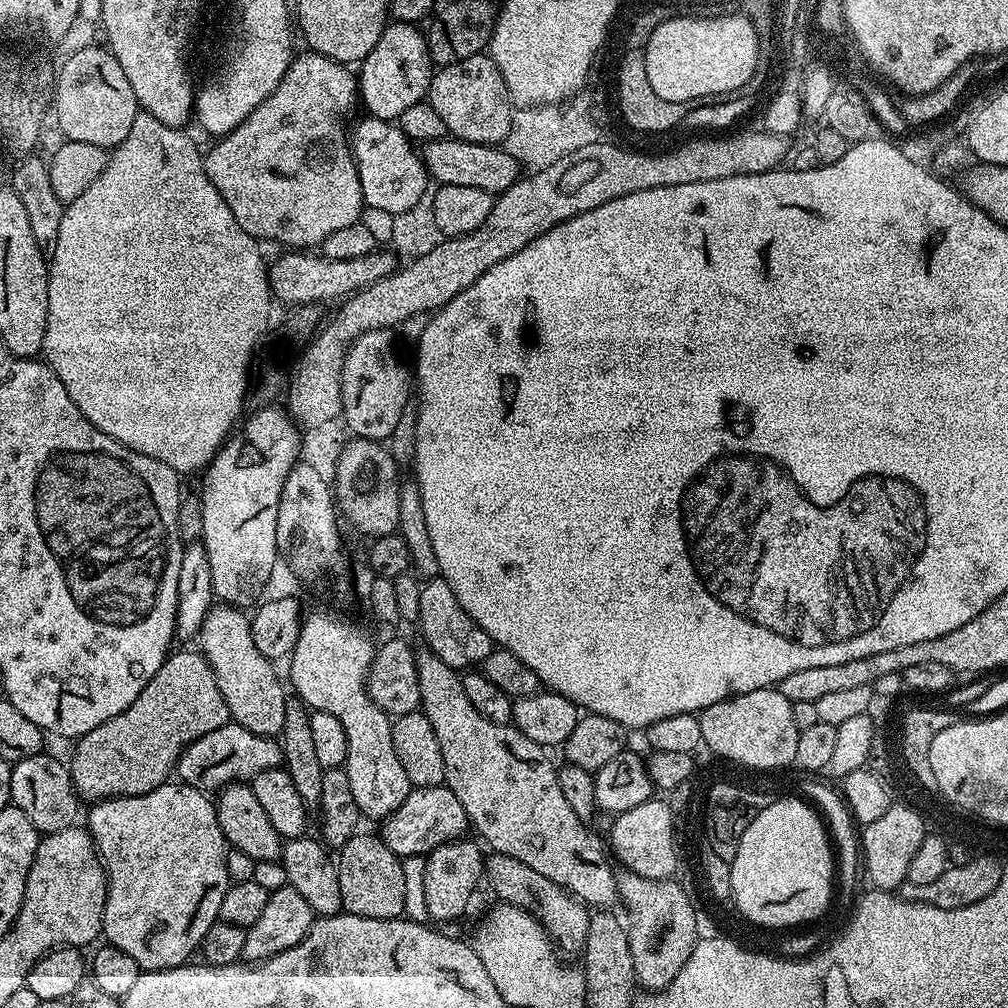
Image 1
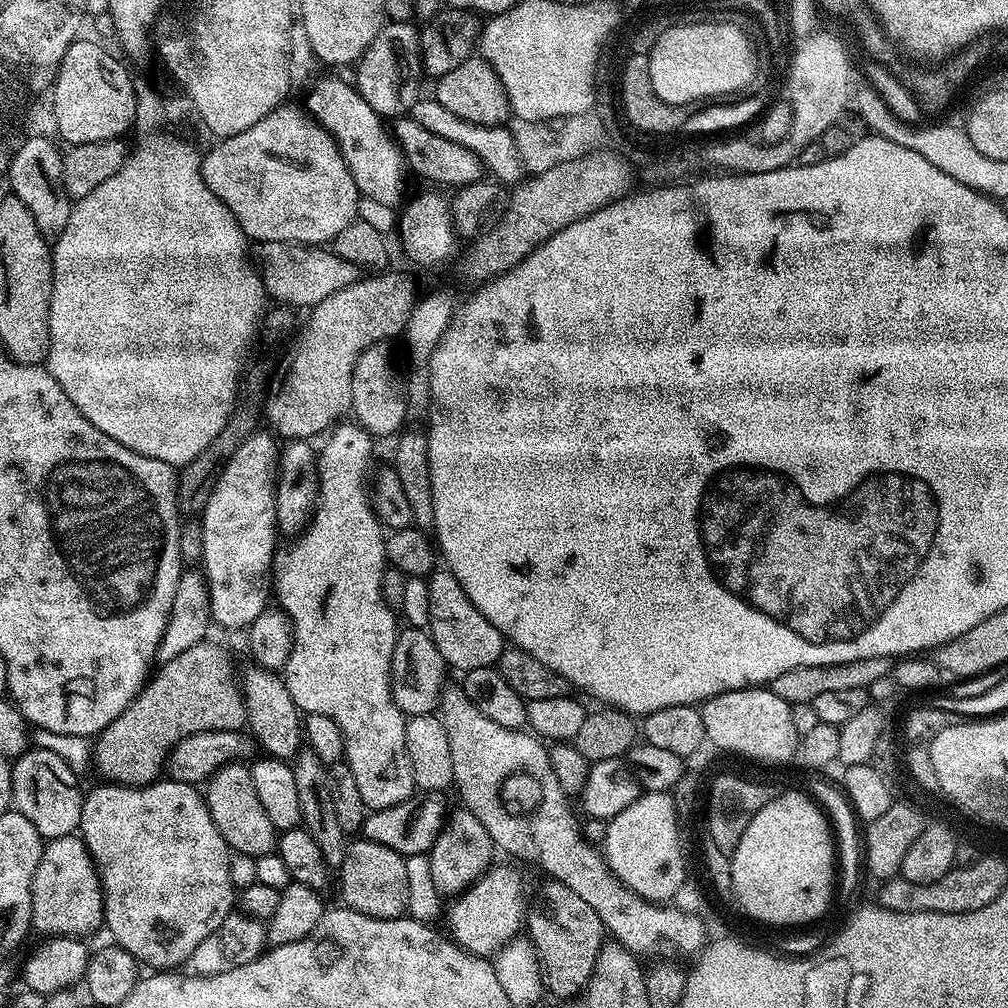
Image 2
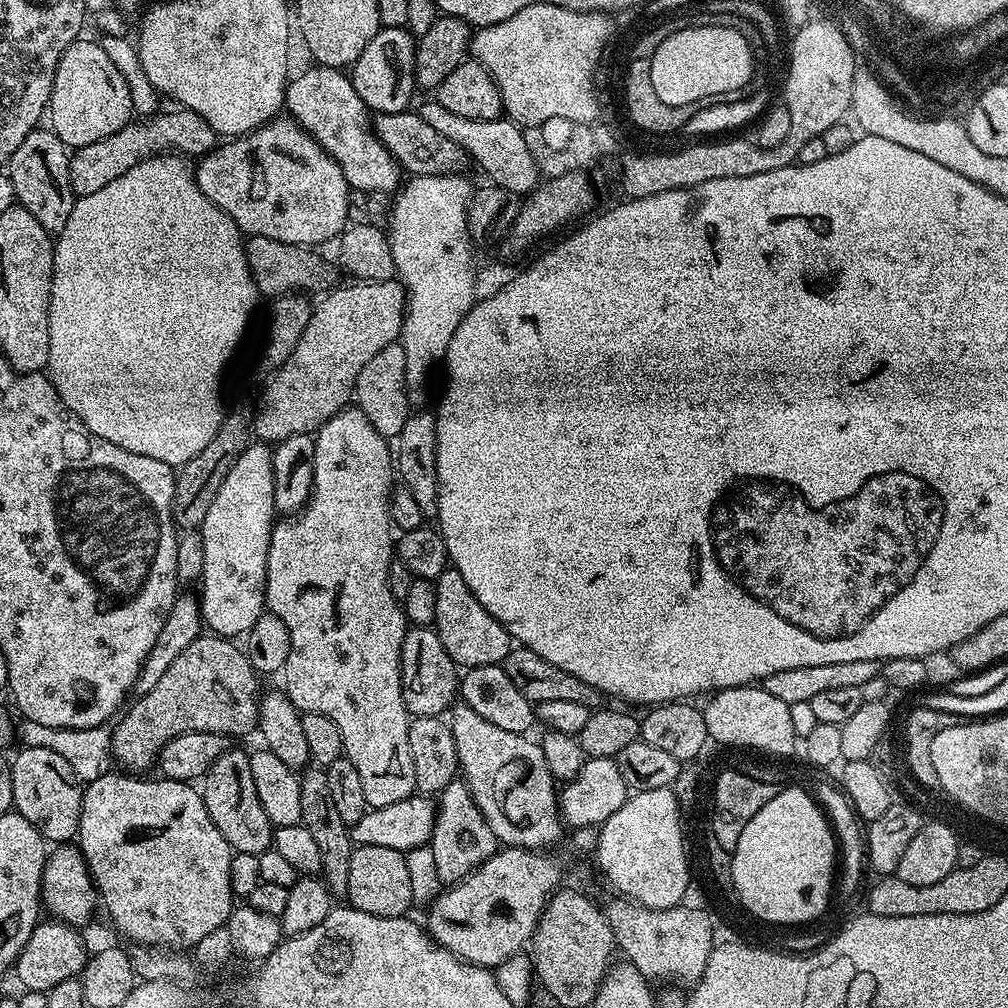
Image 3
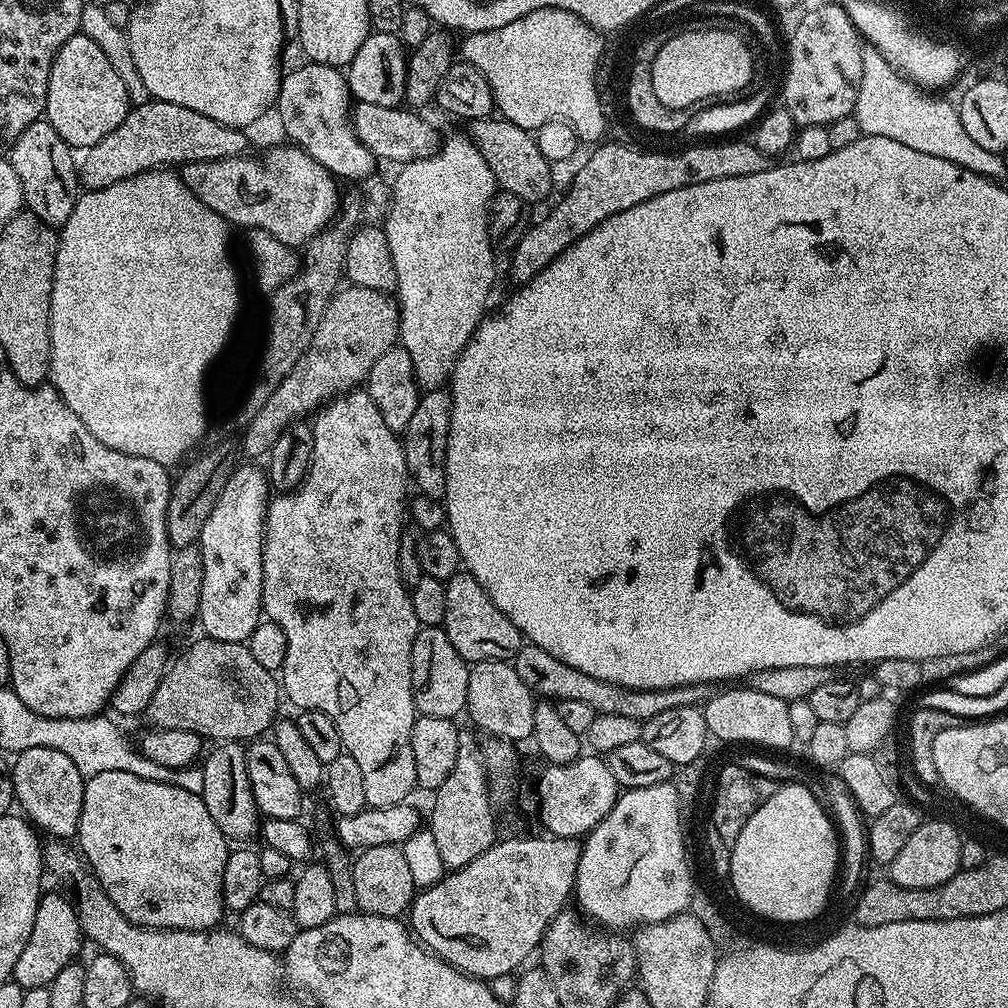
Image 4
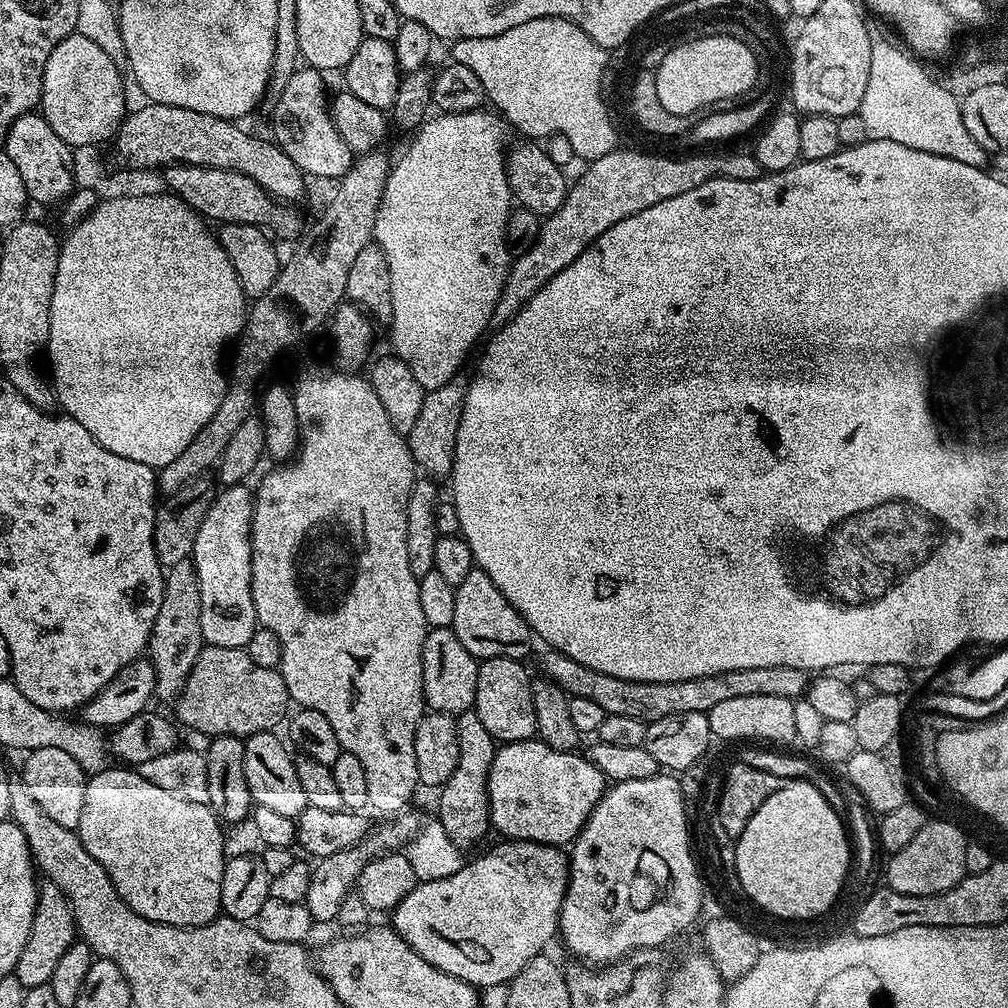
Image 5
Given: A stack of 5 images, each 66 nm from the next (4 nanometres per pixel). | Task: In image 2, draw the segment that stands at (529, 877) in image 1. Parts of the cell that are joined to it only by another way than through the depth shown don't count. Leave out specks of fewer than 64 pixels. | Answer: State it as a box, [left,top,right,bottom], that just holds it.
[526,878,606,997]

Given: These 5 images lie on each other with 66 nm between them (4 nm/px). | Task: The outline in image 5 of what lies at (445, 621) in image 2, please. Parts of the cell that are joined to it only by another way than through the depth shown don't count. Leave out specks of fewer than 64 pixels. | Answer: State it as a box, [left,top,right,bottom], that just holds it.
[451,566,534,661]

